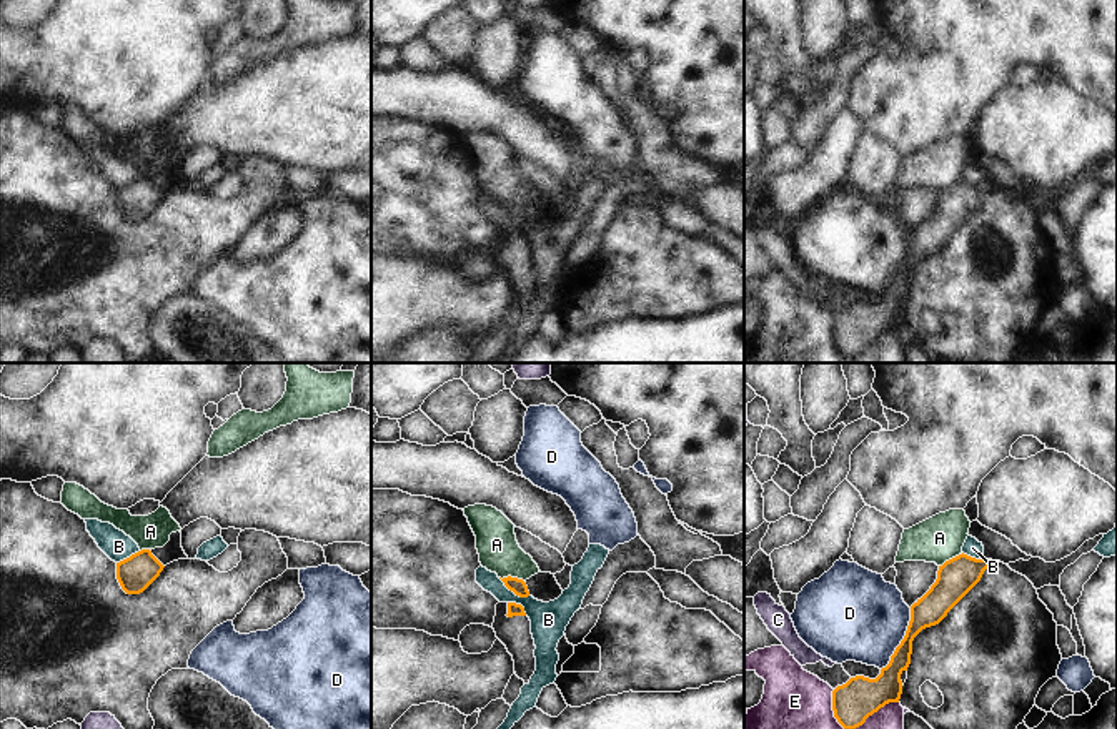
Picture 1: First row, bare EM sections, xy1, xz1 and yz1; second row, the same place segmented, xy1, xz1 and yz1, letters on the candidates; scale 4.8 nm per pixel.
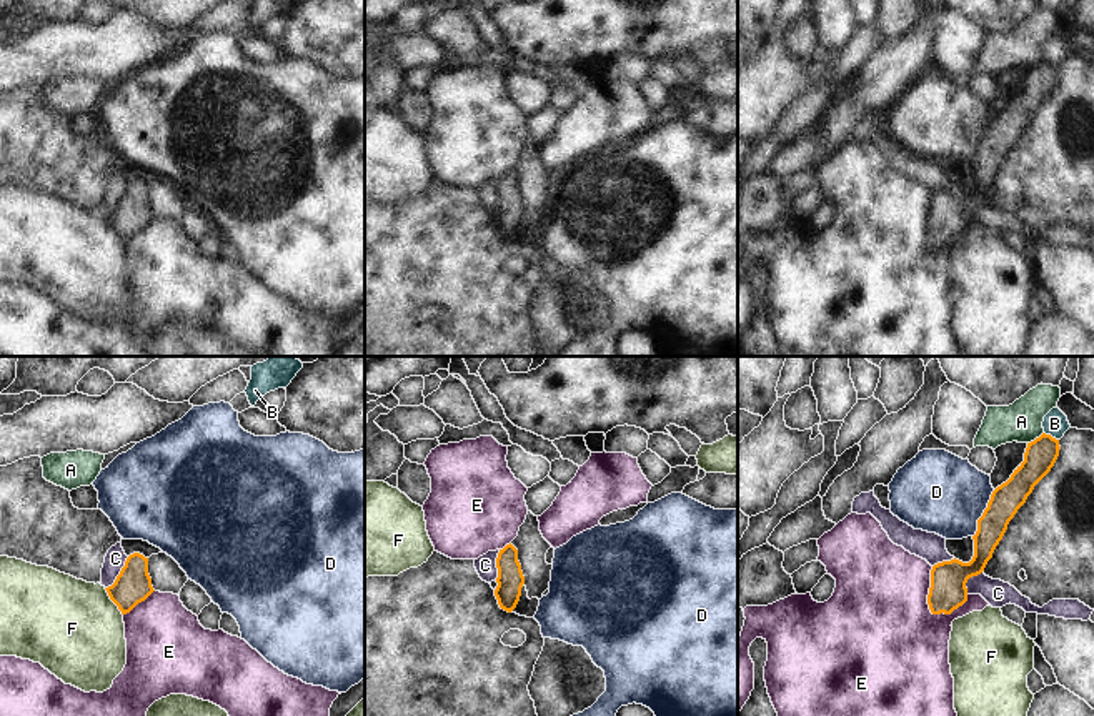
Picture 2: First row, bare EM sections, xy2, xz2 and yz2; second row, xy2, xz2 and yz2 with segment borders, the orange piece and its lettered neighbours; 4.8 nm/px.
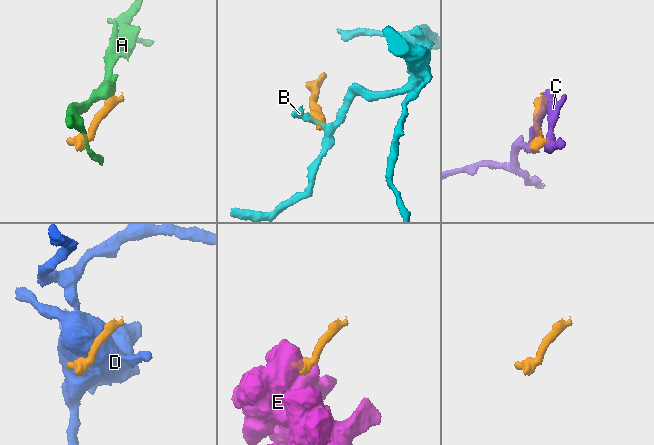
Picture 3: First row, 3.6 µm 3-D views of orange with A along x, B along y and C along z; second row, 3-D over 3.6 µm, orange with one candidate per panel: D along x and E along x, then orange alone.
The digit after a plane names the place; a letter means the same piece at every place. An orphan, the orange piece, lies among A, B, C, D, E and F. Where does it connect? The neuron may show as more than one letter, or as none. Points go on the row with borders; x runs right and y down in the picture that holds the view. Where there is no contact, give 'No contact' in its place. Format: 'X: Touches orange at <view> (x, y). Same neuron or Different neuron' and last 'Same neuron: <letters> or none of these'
A: Touches orange at xz1 (510, 576). Different neuron
B: Touches orange at xz1 (513, 591). Different neuron
C: Touches orange at xy2 (120, 573). Different neuron
D: Touches orange at yz1 (903, 639). Different neuron
E: Touches orange at yz2 (928, 598). Different neuron
F: Touches orange at xy2 (112, 600). Different neuron
Same neuron: none of these.

